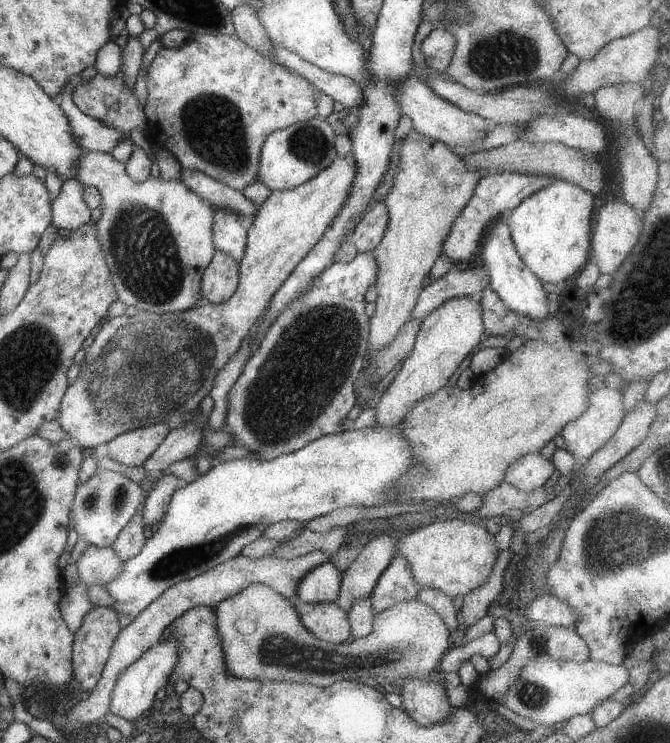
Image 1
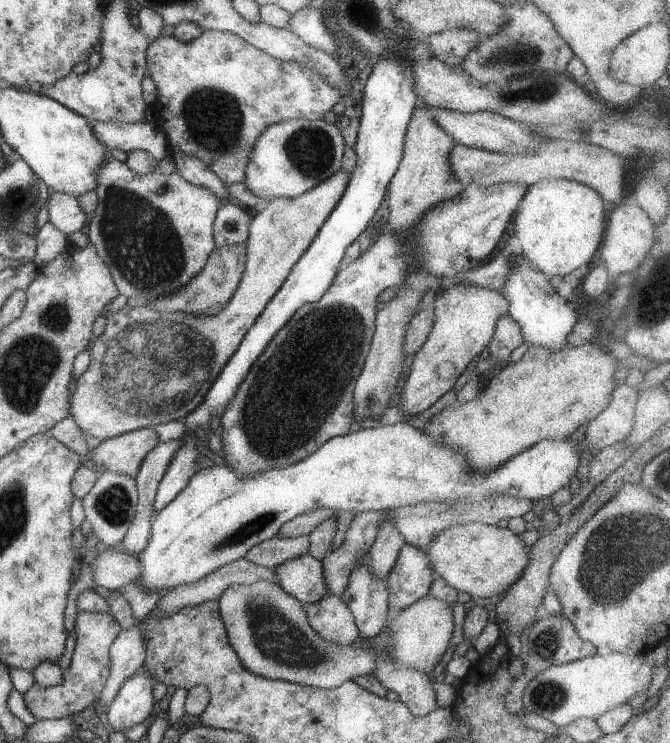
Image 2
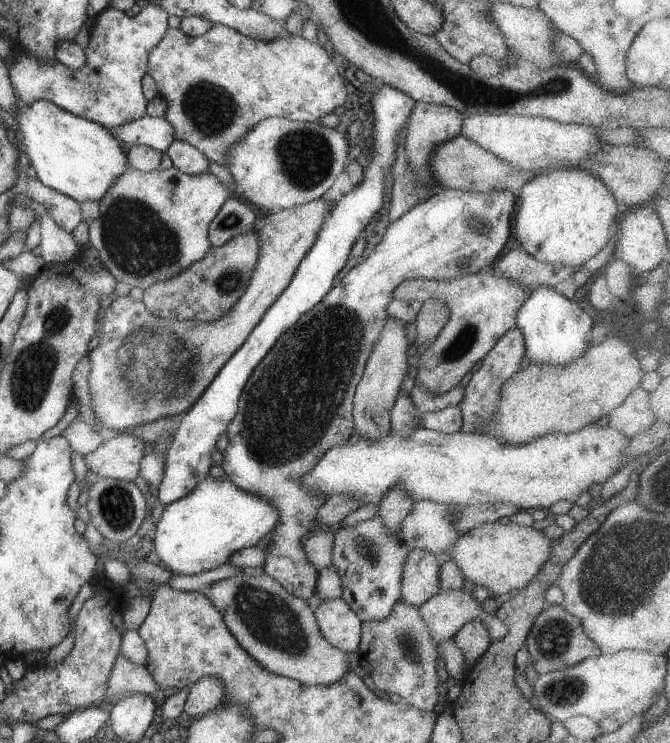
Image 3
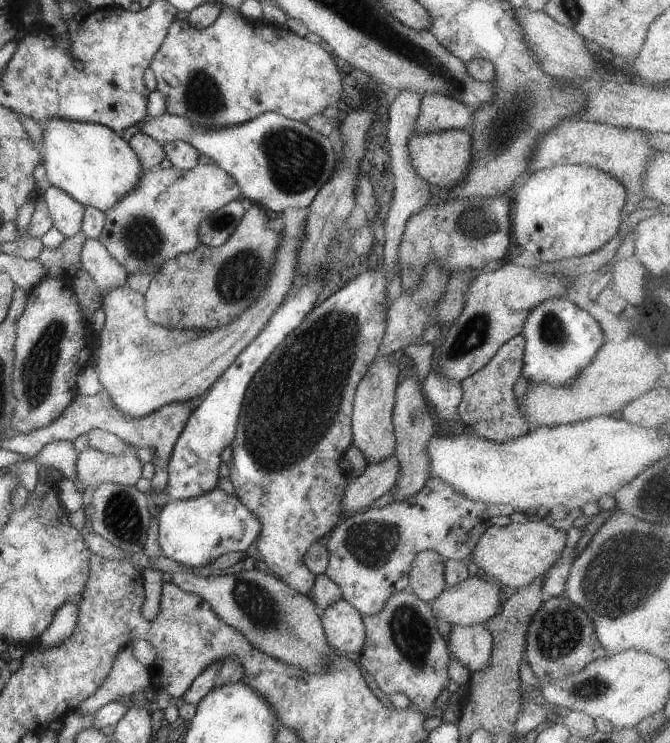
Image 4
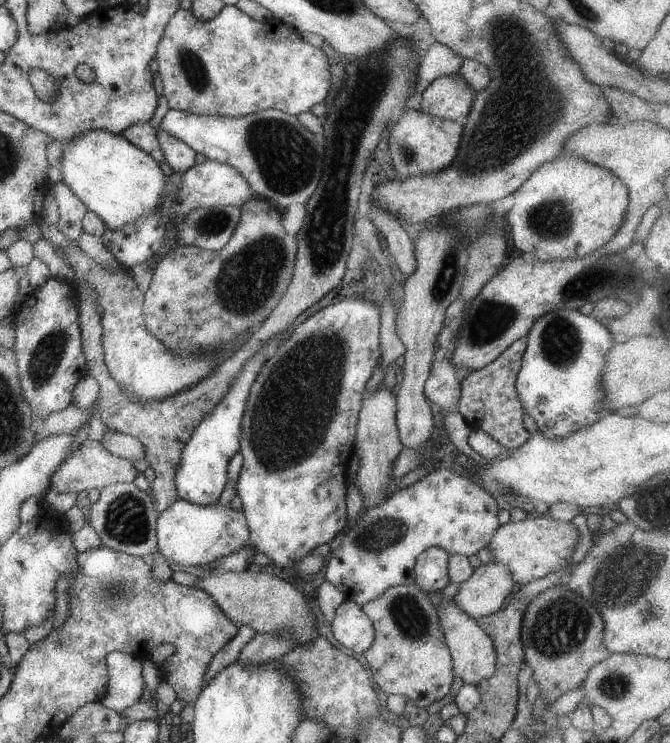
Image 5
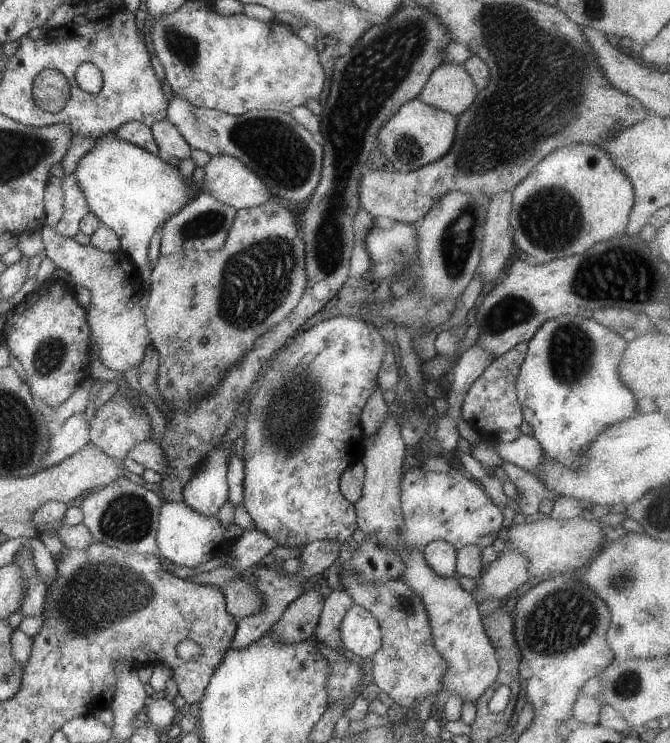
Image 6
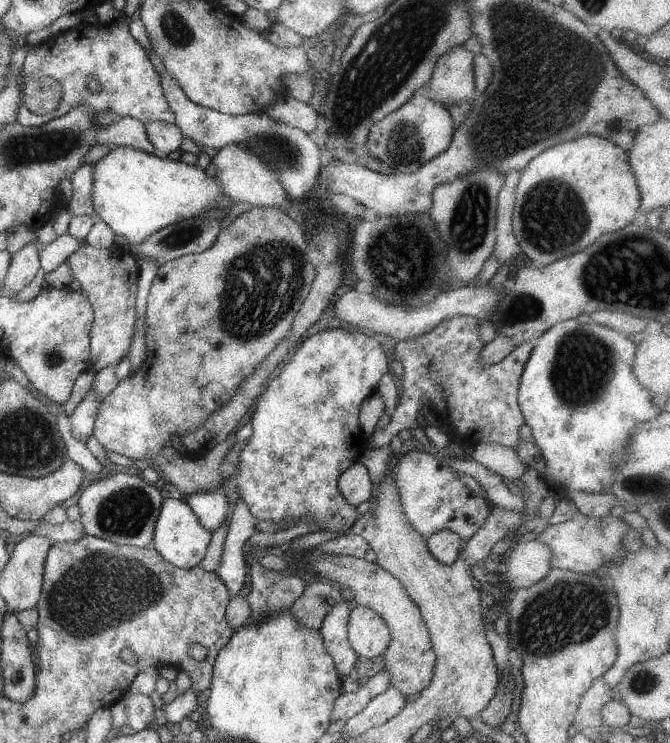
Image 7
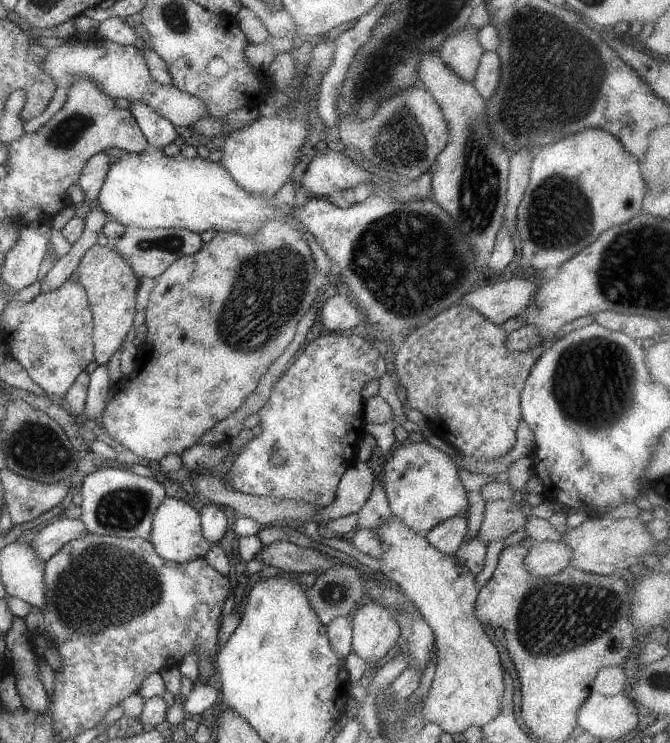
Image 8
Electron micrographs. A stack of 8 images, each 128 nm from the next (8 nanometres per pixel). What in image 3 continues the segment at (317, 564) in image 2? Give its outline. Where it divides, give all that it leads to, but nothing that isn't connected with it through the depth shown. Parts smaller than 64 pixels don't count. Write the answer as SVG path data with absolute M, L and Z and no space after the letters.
M440 189L438 193L417 203L401 218L386 226L381 240L377 242L371 254L356 266L352 266L347 274L339 277L339 282L335 283L313 308L301 314L299 320L277 338L271 350L259 360L259 364L249 374L237 401L237 412L227 424L227 448L222 452L220 466L239 490L265 498L277 510L279 518L271 530L271 543L267 546L262 569L291 596L313 601L318 570L307 560L300 539L317 525L315 512L325 502L323 496L309 494L299 484L299 478L319 462L326 450L347 444L347 439L354 432L354 388L383 330L383 324L388 317L385 308L392 299L393 289L403 280L458 279L491 267L507 242L516 198L516 193L508 189L488 192Z

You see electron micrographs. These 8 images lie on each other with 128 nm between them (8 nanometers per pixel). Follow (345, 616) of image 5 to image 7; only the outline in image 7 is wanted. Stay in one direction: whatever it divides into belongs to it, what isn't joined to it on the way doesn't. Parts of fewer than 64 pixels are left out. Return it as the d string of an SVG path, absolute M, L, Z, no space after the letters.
M363 605L355 606L348 614L346 634L349 646L360 660L379 656L390 639L379 614Z

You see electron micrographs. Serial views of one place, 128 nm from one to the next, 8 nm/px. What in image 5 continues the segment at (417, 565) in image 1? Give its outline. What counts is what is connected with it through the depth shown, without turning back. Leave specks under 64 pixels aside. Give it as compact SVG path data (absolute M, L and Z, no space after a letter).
M540 514L535 518L508 521L499 525L486 547L493 554L492 562L507 566L511 572L511 580L524 585L550 572L561 570L569 560L569 556L573 554L575 544L577 544L577 530L571 522L559 522L547 514Z

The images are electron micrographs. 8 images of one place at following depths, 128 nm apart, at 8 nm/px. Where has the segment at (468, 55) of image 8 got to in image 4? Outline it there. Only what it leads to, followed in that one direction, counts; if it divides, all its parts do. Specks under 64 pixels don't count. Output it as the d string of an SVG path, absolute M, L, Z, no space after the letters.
M447 94L422 95L414 130L432 132L433 130L453 130L468 127L472 111L463 102L449 98Z

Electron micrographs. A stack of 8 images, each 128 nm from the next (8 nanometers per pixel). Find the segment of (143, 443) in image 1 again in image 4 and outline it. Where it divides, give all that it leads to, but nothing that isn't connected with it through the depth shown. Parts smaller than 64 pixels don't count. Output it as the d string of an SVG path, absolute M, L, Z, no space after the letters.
M129 445L121 454L109 454L95 448L84 448L76 456L75 483L81 489L101 483L134 486L142 472L135 450Z

